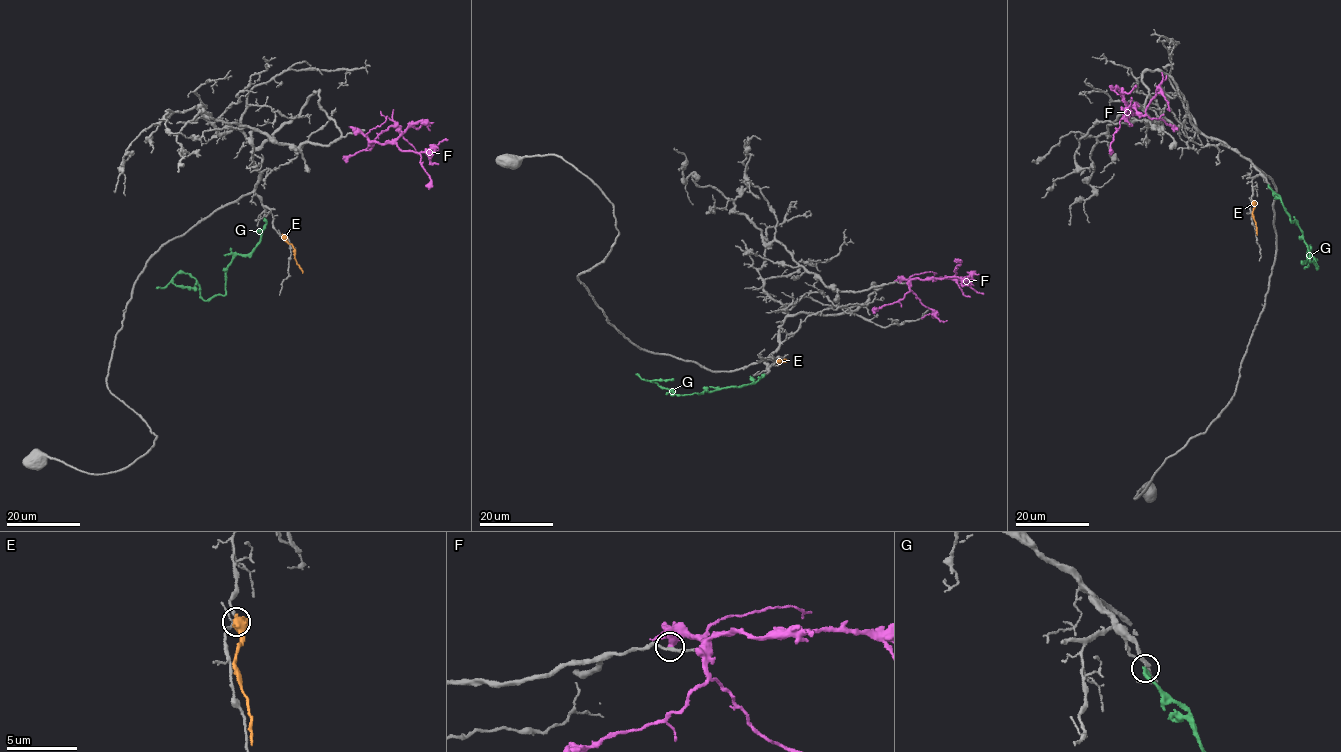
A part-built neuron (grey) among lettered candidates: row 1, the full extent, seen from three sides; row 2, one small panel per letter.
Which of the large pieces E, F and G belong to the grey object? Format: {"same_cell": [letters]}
{"same_cell": []}

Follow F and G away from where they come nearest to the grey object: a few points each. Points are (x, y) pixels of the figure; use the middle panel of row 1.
F: (900, 282), (953, 276), (960, 262), (956, 260)
G: (762, 374), (754, 383), (698, 394), (673, 395), (673, 389), (652, 381), (673, 378)

